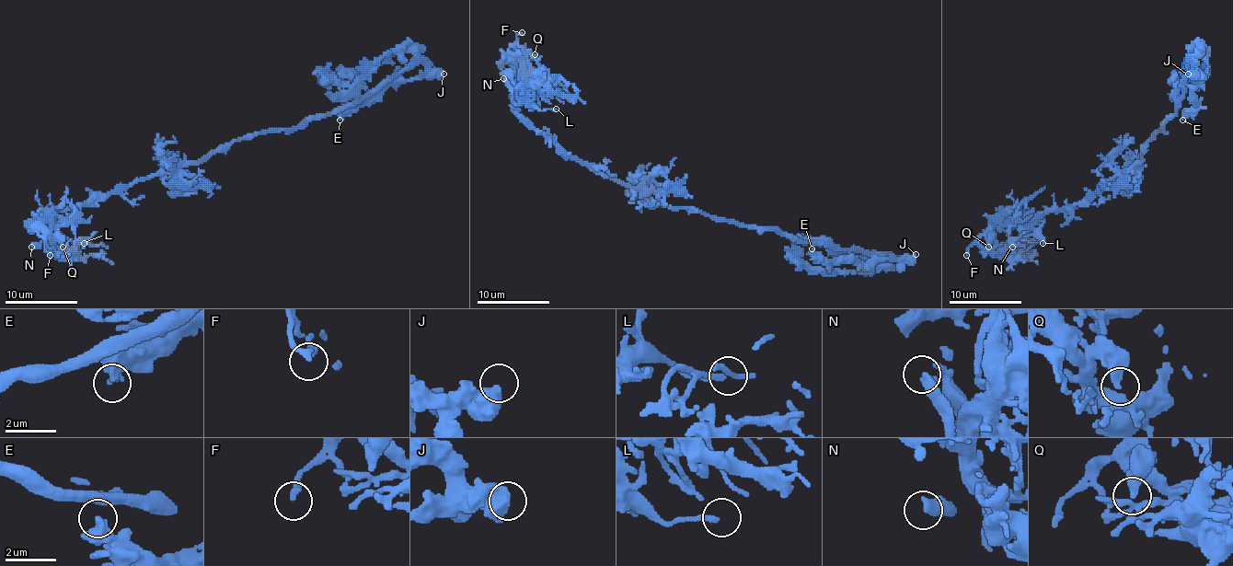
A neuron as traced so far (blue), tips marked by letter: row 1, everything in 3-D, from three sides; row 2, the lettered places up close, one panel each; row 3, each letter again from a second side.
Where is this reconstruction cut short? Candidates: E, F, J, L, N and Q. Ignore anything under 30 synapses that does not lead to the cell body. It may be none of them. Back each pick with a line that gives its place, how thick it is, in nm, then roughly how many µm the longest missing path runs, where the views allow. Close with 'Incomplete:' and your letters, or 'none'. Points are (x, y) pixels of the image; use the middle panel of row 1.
N: at (503, 78); 400 nm thick; about 40 µm are missing
Incomplete: N

